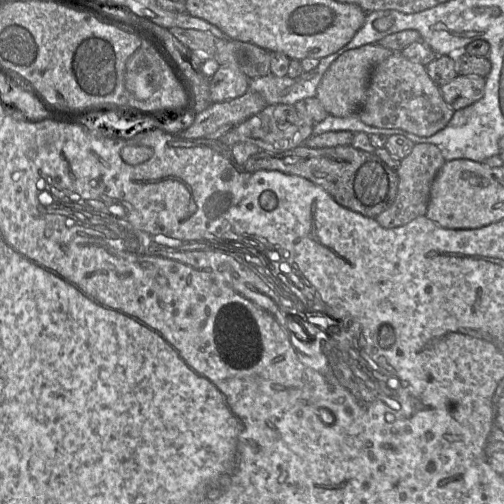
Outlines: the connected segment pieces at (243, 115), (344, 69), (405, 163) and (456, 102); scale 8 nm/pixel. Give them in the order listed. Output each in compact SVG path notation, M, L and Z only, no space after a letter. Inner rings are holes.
M247 91L242 96L232 100L212 103L201 112L196 113L193 123L186 130L181 133L172 133L171 135L179 134L181 138L186 139L206 138L221 126L226 124L238 125L242 123L248 118L261 112L266 106L267 103L261 94L254 91Z
M377 43L366 44L345 51L330 64L323 74L317 86L315 97L320 101L329 115L336 117L356 115L365 101L372 70L392 53L393 51Z
M431 143L415 144L411 153L400 160L396 169L398 176L397 195L393 204L379 214L375 220L384 228L403 226L427 212L432 183L446 162L439 148Z
M457 75L448 83L440 86L444 101L454 110L465 108L479 99L485 92L485 78Z

